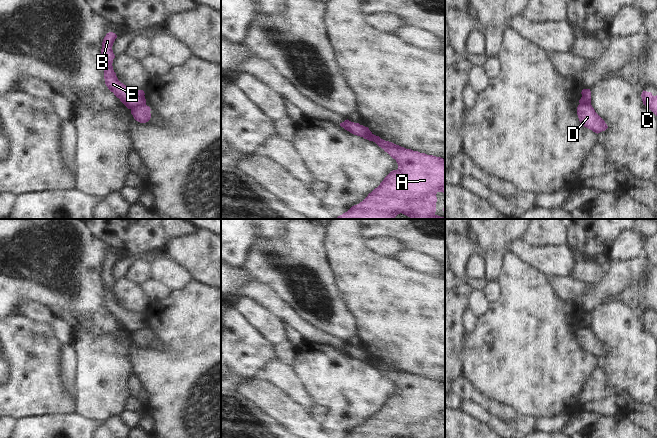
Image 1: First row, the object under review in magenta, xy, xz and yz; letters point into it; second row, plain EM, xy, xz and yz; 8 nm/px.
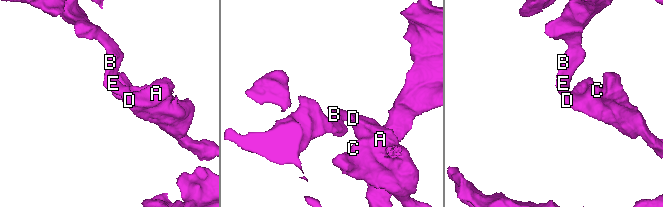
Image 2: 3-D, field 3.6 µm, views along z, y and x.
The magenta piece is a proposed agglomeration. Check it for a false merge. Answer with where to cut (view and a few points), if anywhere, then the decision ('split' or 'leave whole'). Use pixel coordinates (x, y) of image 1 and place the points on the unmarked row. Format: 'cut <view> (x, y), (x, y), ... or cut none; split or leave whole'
cut xy (145, 327), (131, 333); split

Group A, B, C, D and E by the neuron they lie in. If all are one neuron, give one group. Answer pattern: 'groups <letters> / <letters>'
groups A C D / B E

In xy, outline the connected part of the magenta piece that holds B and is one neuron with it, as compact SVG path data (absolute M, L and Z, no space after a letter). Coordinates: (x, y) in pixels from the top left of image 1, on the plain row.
M109 256L102 266L101 278L104 287L105 308L128 333L134 333L146 328L145 317L143 314L130 312L118 304L112 290L115 282L112 270L116 262L117 259L115 257Z

